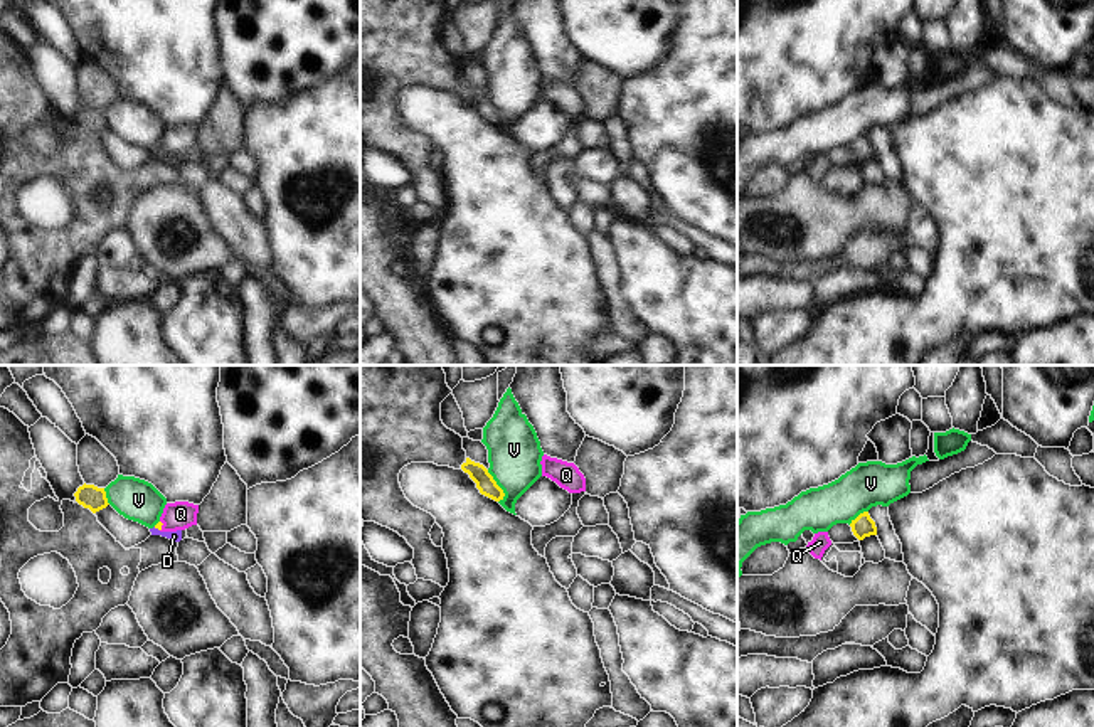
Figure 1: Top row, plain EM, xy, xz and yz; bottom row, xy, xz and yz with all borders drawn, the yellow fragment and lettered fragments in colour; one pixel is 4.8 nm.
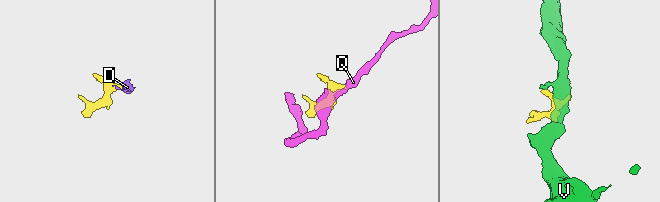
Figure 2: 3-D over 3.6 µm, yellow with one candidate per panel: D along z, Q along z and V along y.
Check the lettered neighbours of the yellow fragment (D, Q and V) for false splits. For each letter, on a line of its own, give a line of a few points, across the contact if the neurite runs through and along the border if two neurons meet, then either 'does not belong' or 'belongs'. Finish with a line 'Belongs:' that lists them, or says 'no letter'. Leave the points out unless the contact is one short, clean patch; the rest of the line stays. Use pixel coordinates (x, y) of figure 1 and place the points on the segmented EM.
D: line xy (159, 525), (157, 527), (162, 534), (174, 535); belongs
Q: line xy (160, 520), (160, 530); does not belong
V: line xz (487, 470), (504, 493), (499, 502); does not belong
Belongs: D

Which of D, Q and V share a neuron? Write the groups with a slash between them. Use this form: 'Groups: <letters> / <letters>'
Groups: D / Q / V

